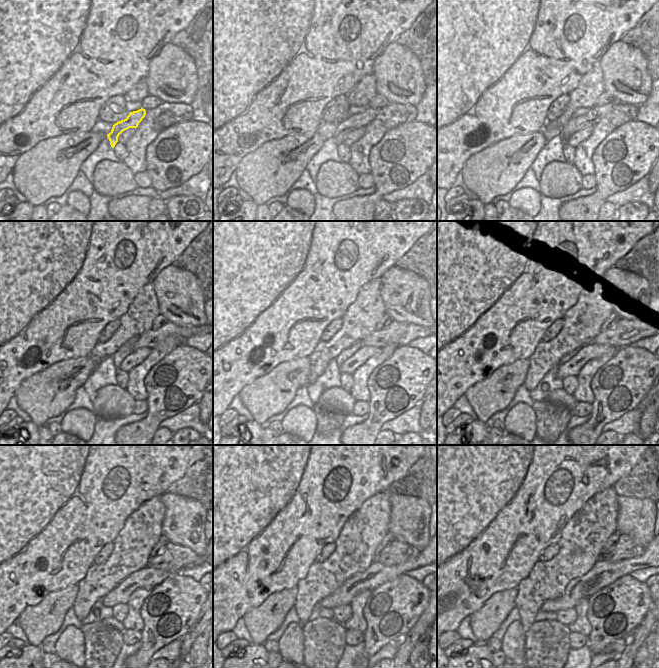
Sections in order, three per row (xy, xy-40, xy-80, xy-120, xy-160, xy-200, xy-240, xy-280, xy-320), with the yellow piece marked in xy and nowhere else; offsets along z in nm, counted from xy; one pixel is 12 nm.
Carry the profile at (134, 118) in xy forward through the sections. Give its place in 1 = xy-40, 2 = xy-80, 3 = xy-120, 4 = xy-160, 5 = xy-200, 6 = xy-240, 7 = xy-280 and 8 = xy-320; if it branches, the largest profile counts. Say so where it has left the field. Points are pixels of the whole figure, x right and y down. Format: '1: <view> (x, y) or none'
1: xy-40 (353, 122)
2: xy-80 (594, 115)
3: xy-120 (151, 338)
4: xy-160 (396, 333)
5: xy-200 (622, 333)
6: xy-240 (175, 557)
7: xy-280 (398, 553)
8: xy-320 (626, 548)

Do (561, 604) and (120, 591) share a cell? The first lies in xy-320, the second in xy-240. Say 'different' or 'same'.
same

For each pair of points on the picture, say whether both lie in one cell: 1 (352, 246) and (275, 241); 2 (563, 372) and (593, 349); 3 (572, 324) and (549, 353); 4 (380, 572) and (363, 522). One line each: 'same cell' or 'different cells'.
1: same cell
2: same cell
3: same cell
4: different cells

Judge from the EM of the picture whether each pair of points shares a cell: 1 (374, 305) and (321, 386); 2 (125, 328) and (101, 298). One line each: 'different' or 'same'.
1: different
2: different

